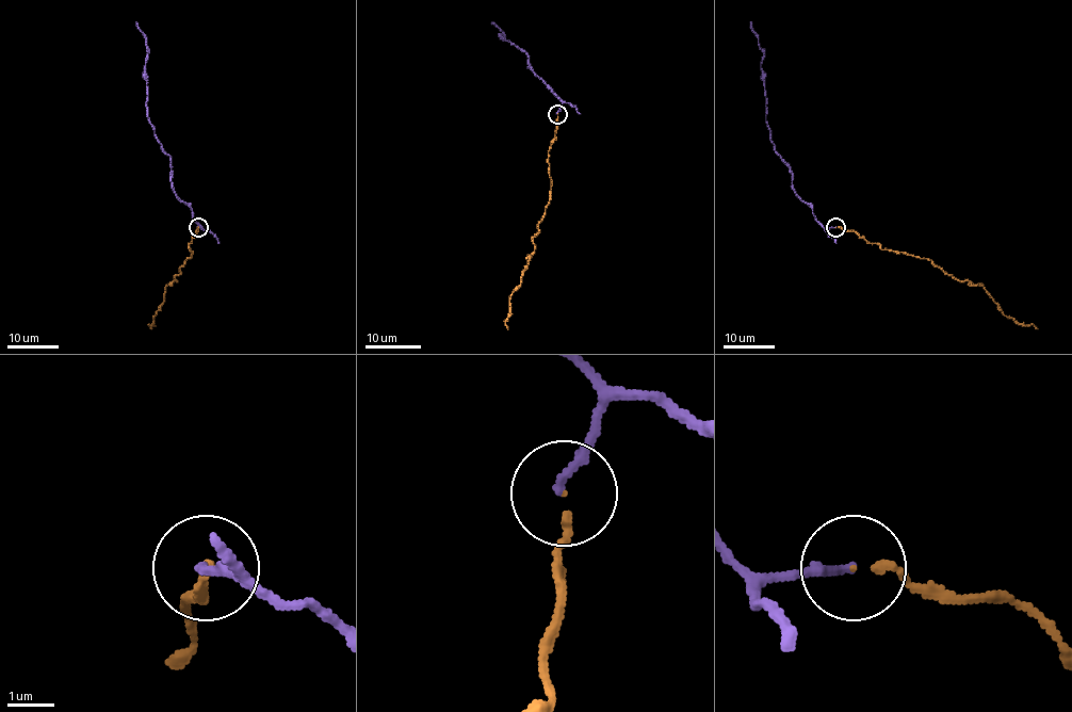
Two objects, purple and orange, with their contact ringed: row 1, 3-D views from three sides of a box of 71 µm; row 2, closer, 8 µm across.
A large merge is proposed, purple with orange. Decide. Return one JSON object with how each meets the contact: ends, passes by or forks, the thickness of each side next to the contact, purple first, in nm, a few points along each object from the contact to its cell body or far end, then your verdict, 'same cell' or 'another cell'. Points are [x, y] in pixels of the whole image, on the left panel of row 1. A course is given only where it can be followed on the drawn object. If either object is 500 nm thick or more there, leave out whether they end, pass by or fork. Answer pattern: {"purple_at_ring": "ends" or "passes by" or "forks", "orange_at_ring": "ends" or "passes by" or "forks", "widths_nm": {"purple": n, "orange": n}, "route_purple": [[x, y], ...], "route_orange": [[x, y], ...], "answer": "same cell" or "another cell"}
{"purple_at_ring": "ends", "orange_at_ring": "ends", "widths_nm": {"purple": 190, "orange": 130}, "route_purple": [[198, 227], [192, 209], [176, 195], [171, 158], [148, 116], [148, 50], [136, 21]], "route_orange": [[198, 227], [189, 243], [192, 255], [176, 280], [166, 287], [164, 302], [149, 325], [151, 328]], "answer": "same cell"}

